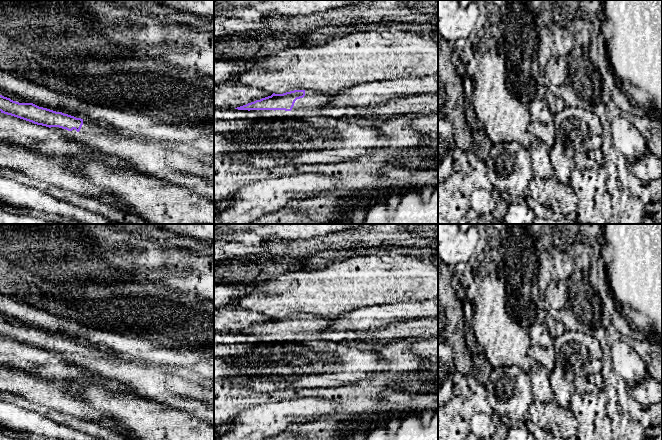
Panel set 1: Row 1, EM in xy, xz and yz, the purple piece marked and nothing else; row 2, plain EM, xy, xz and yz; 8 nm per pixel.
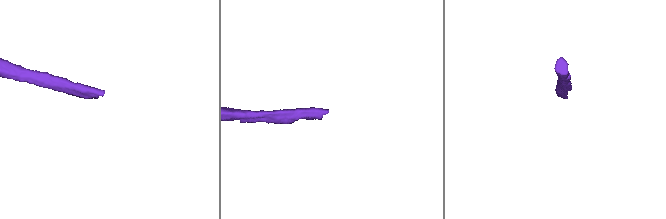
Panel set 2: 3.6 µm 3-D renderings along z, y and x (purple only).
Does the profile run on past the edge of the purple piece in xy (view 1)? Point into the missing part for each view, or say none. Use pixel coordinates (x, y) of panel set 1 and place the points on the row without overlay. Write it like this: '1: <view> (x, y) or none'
1: xy (88, 351)

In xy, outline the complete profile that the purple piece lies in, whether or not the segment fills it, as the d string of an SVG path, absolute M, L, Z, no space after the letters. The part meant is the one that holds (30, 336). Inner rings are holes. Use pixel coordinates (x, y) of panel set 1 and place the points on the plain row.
M0 319L1 337L11 339L37 349L59 351L81 358L107 358L98 348L74 340L39 331L33 327L19 327Z

